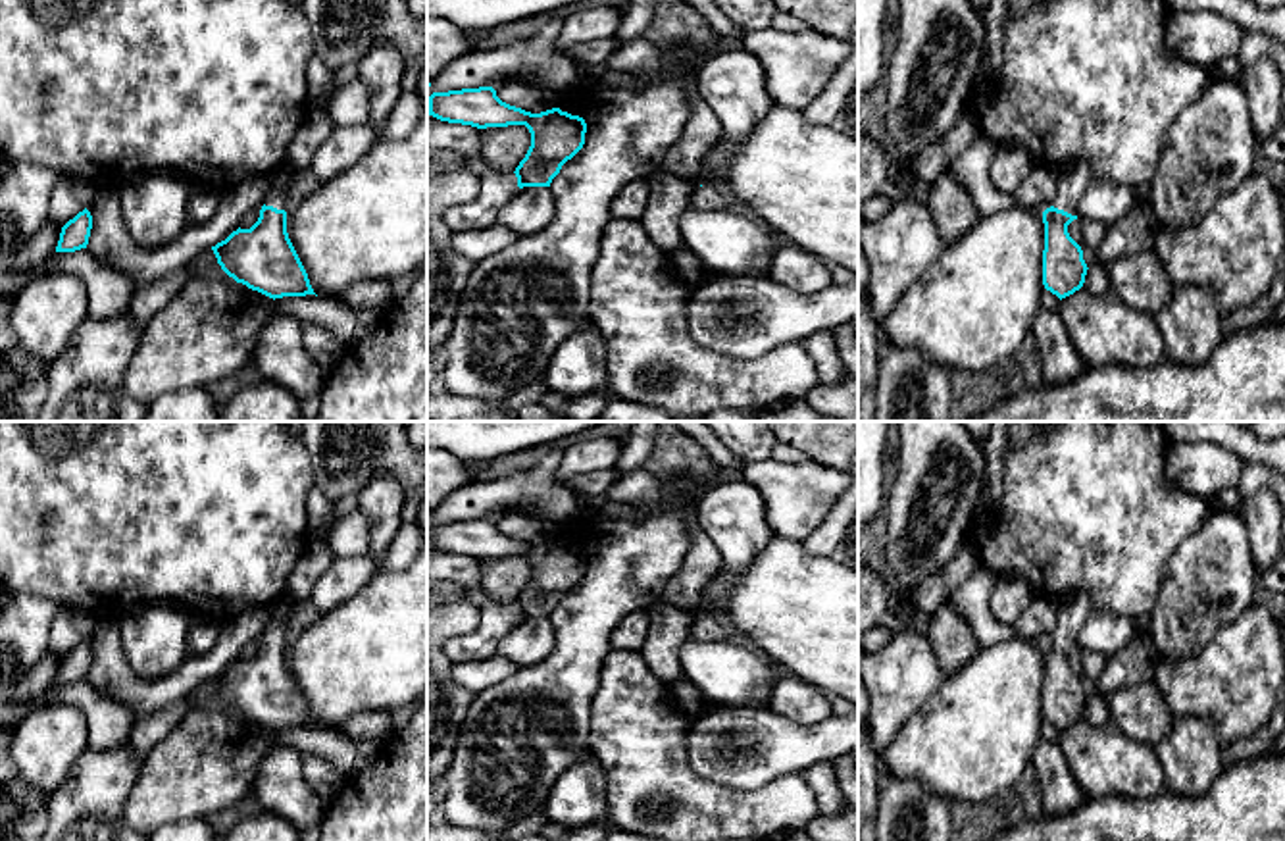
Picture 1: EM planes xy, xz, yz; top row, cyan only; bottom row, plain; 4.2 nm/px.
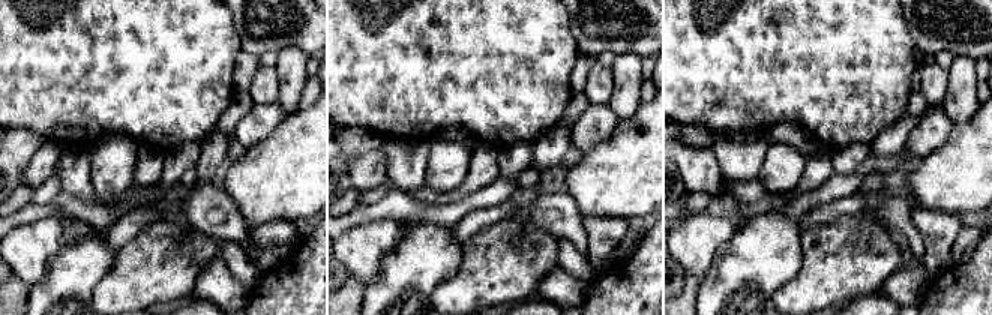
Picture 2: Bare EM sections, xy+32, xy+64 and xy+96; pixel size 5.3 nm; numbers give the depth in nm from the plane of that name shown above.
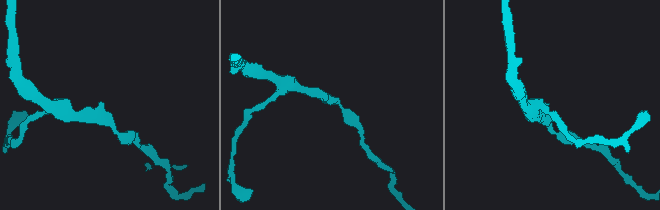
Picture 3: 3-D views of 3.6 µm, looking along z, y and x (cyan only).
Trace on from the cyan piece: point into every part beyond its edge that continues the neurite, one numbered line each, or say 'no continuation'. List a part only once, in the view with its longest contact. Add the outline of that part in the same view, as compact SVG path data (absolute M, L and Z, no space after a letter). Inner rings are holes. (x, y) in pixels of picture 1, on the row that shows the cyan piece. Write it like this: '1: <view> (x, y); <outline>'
1: yz (1074, 178); M1073 162L1058 167L1058 191L1054 208L1077 216L1077 204L1093 181L1093 171L1087 162Z

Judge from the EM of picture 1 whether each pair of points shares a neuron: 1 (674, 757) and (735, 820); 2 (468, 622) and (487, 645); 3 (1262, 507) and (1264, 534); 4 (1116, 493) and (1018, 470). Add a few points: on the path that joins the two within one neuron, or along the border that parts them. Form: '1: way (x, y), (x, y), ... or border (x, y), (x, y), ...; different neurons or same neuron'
1: way (680, 774), (718, 813); same neuron
2: border (478, 605), (479, 624), (447, 645); different neurons
3: way (1262, 512), (1264, 528); same neuron
4: way (1091, 493), (1060, 493), (1043, 482); same neuron

